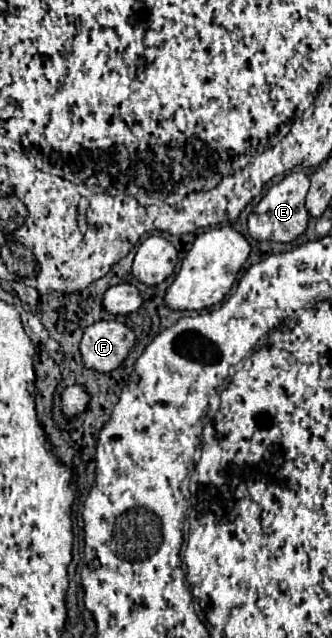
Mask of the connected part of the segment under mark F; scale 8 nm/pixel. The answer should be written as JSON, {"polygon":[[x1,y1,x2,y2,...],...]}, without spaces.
{"polygon":[[98,321,84,329,80,341,82,363,88,369,110,373,122,365,134,345,134,331,118,321]]}

